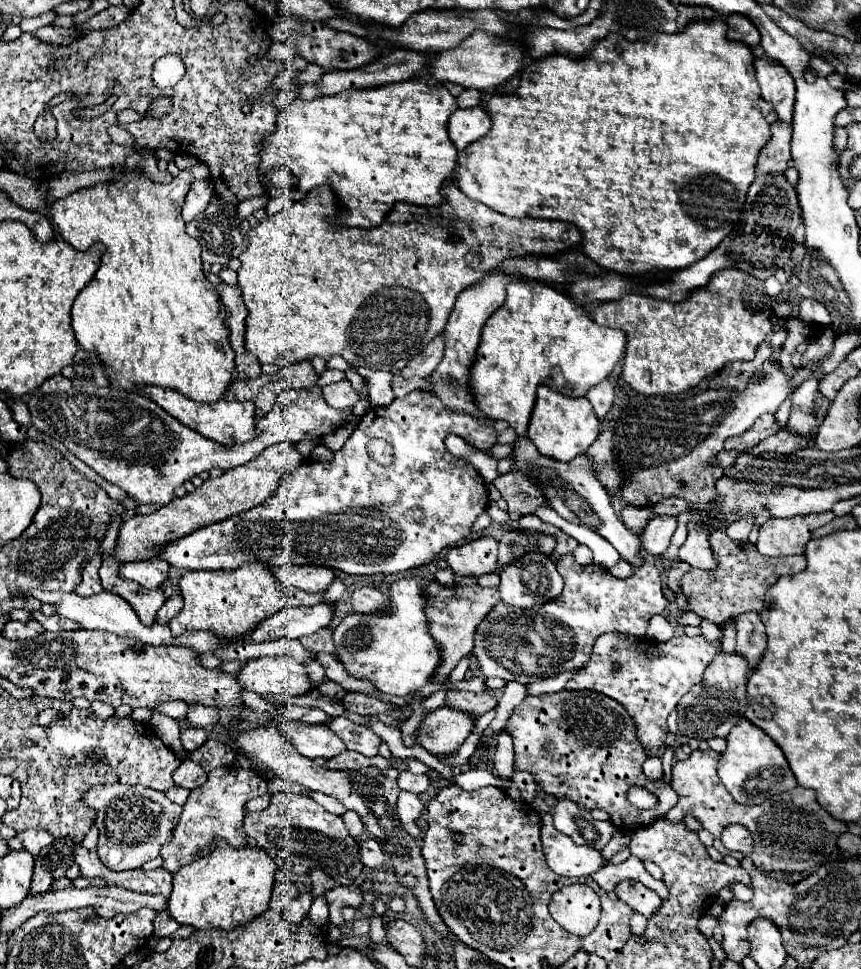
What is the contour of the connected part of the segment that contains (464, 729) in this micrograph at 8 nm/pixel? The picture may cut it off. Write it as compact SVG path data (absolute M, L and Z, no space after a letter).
M439 707L423 719L417 743L433 755L455 753L459 745L467 739L467 735L473 731L473 727L475 721L469 715L451 707Z

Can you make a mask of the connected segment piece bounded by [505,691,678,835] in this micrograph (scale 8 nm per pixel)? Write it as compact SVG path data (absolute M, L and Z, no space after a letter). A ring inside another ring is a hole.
M559 691L559 693L545 693L545 695L529 695L519 707L513 709L511 719L507 721L505 729L513 737L515 745L515 769L529 771L535 775L535 781L547 795L565 795L575 799L575 803L585 805L587 809L603 809L609 813L611 823L617 827L619 833L631 835L633 831L647 827L655 819L663 817L678 801L678 795L663 779L651 781L647 779L641 769L645 761L645 749L637 741L635 723L623 705L613 701L611 697L597 693L597 691ZM627 785L642 786L655 793L659 804L653 809L641 810L627 801Z

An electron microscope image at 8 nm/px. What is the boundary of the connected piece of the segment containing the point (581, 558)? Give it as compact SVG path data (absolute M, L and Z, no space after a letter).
M579 545L579 547L573 551L573 557L575 557L575 561L577 561L579 565L589 565L589 563L593 563L593 553L591 553L591 549L589 549L589 547L583 547L583 545Z

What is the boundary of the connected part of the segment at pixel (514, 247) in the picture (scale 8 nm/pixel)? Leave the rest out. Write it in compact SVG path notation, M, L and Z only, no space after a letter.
M453 179L443 183L441 193L445 195L445 201L437 207L417 207L417 205L407 205L407 203L395 203L393 209L387 213L387 219L373 229L359 229L359 227L345 227L341 223L335 223L335 217L343 215L343 209L337 203L337 195L331 193L331 188L327 185L318 187L318 194L308 195L301 201L295 201L291 205L291 209L279 211L271 217L267 217L265 221L261 221L257 227L253 227L249 231L249 247L239 255L241 259L241 267L237 271L239 275L239 285L243 291L243 299L245 305L249 309L247 315L247 333L245 333L245 349L249 353L253 353L259 363L273 363L279 367L287 367L293 363L299 363L303 359L311 359L311 357L323 357L325 361L331 355L341 355L347 363L351 365L361 365L361 367L385 367L387 371L397 371L403 369L405 363L409 363L419 351L423 351L423 347L427 347L427 343L441 333L441 329L447 323L447 317L453 309L453 303L457 299L457 295L475 285L487 271L499 267L501 259L511 257L511 255L527 255L527 253L539 253L539 255L553 255L553 253L561 253L567 247L575 247L581 243L581 231L571 225L571 223L563 223L563 221L549 221L549 219L539 219L539 229L521 229L523 221L521 219L511 219L505 217L493 209L489 209L487 205L473 201L469 197L463 195L463 191L459 191L459 187L455 185Z

